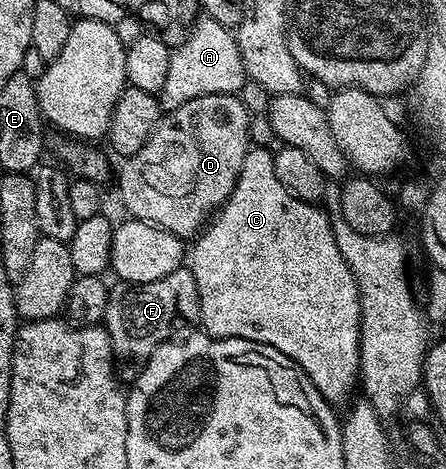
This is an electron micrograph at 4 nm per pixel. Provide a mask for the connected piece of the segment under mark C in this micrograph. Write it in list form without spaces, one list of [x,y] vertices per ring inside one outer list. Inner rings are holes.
[[[253,146],[242,161],[240,176],[230,197],[224,202],[224,206],[220,208],[215,218],[199,232],[198,238],[191,244],[190,270],[198,285],[199,326],[207,334],[213,335],[215,339],[245,339],[278,349],[278,353],[290,357],[303,369],[306,377],[310,377],[310,381],[318,389],[318,393],[322,393],[327,403],[339,405],[339,403],[349,402],[348,394],[351,393],[352,386],[354,388],[357,386],[360,374],[360,294],[358,285],[354,281],[354,273],[350,273],[350,265],[346,265],[342,253],[338,253],[329,212],[324,212],[320,207],[322,206],[315,202],[300,200],[288,192],[275,173],[275,154],[271,150],[268,152],[264,147]]]

